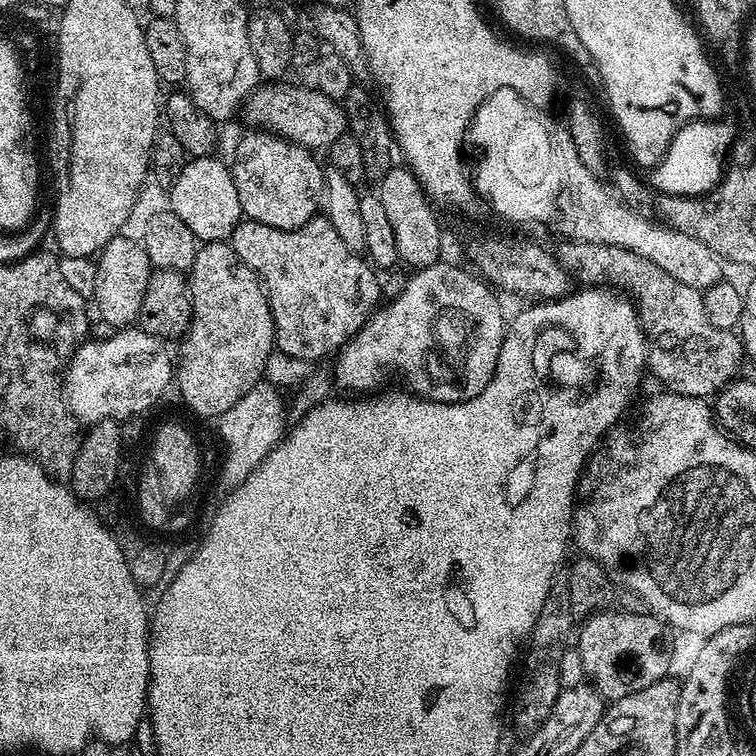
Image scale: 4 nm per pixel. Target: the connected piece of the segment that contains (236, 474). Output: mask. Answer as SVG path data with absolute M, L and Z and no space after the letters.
M261 380L251 390L247 391L238 402L224 411L220 417L217 417L216 424L218 424L218 430L226 450L224 462L218 474L218 484L222 490L221 493L230 493L238 485L241 485L253 470L265 460L266 454L283 439L286 432L286 424L284 428L284 402L281 396L283 395L279 389L273 387L268 381Z

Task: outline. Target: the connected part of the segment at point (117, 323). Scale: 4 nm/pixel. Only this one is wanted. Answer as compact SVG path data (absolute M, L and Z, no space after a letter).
M121 234L106 242L96 260L96 281L94 282L95 315L110 322L117 330L135 325L140 318L142 298L146 298L146 286L153 274L152 263L139 239L131 240Z

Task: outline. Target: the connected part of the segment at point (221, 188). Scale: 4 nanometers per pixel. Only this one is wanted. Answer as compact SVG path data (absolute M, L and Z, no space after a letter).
M215 155L189 159L178 178L170 185L170 210L194 230L197 241L227 241L240 225L242 213L238 202L238 186L234 186L232 169L227 163L216 160Z

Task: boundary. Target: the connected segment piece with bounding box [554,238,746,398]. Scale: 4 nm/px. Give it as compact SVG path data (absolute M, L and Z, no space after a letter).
M567 238L559 243L554 255L570 277L596 286L615 286L630 297L648 341L647 371L651 375L653 372L667 391L680 396L712 398L737 379L740 363L746 356L744 344L733 329L714 326L706 318L701 289L670 278L666 270L625 248L584 244Z

